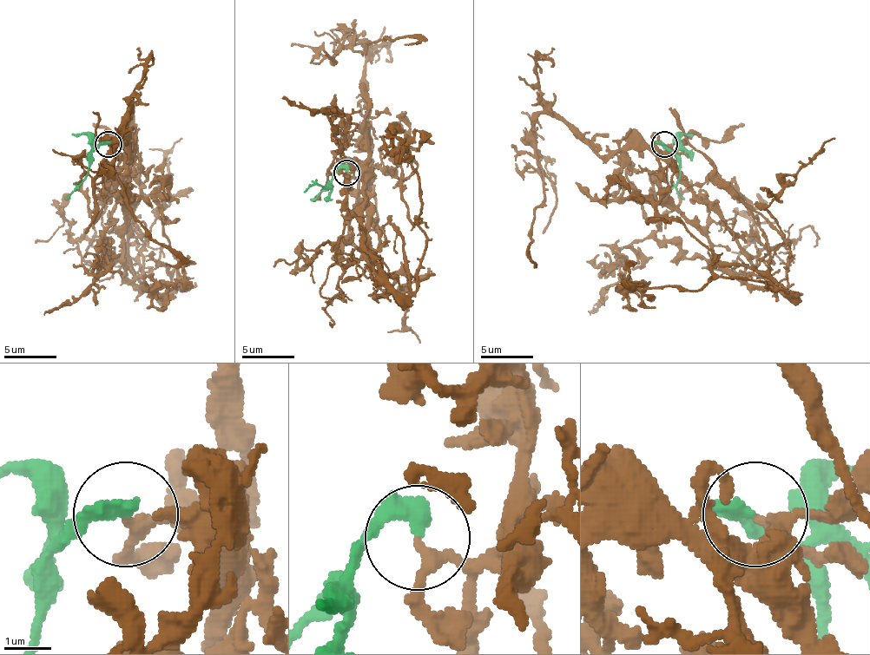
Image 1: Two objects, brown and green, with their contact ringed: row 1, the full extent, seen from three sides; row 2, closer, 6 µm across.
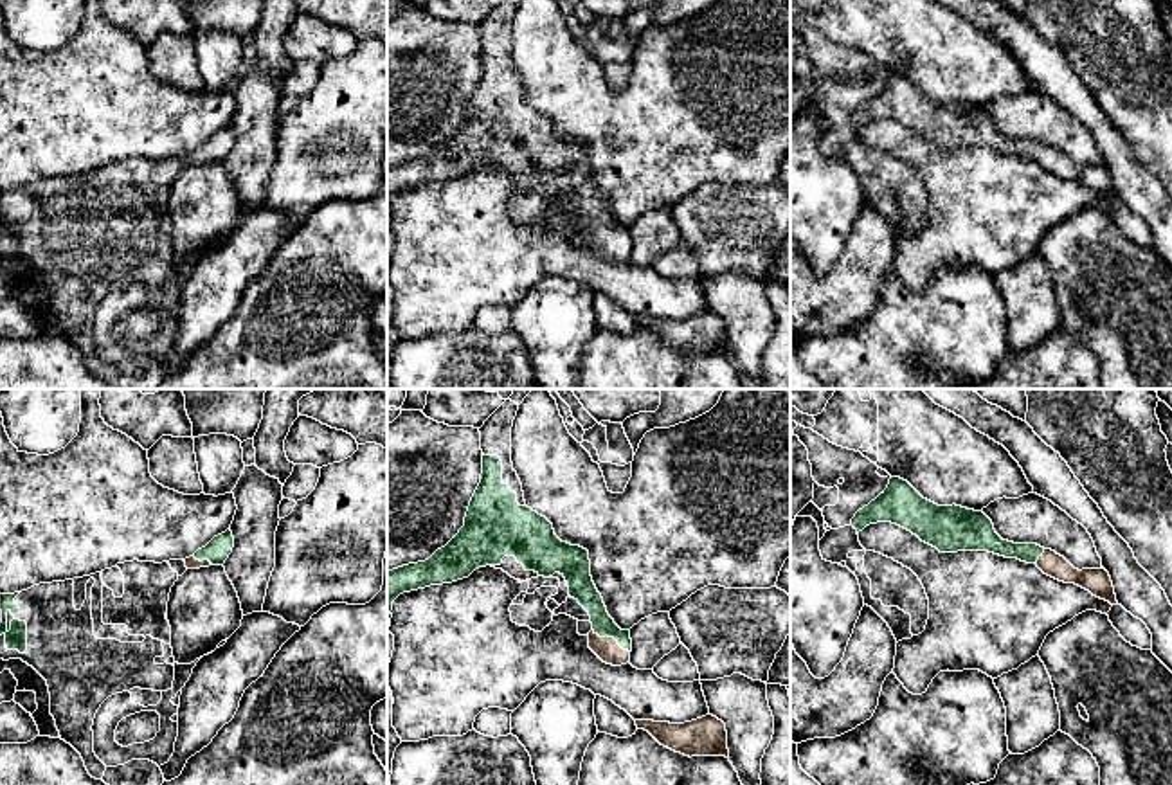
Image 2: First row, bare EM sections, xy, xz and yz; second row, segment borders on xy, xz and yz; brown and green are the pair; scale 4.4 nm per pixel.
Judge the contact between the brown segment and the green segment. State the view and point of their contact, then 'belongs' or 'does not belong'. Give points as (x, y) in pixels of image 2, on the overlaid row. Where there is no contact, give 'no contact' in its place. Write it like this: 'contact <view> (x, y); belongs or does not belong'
contact xz (611, 638); belongs

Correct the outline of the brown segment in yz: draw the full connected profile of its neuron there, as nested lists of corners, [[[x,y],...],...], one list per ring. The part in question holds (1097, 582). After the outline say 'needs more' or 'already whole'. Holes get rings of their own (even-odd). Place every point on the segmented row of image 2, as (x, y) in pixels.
[[[891,477],[888,488],[852,519],[857,533],[870,524],[897,524],[940,553],[988,551],[1005,558],[1035,564],[1044,574],[1075,583],[1093,596],[1116,605],[1109,573],[1102,569],[1075,569],[1064,556],[1037,544],[1003,540],[983,511],[961,506],[938,506],[924,499],[907,481]]]; needs more

